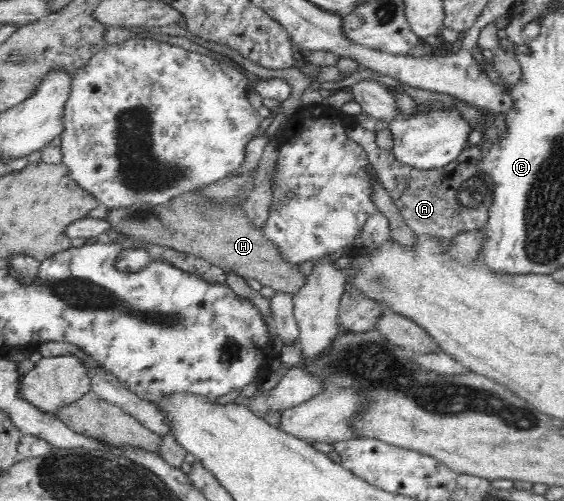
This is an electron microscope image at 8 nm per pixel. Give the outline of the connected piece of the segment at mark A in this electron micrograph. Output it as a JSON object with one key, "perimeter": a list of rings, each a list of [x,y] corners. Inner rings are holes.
{"perimeter":[[[356,124],[348,136],[360,142],[374,164],[381,186],[389,192],[399,216],[419,235],[454,237],[462,230],[486,227],[494,203],[494,180],[480,170],[484,152],[480,145],[467,147],[452,163],[441,168],[424,169],[404,164],[392,150],[383,150],[375,142],[375,133]]]}

